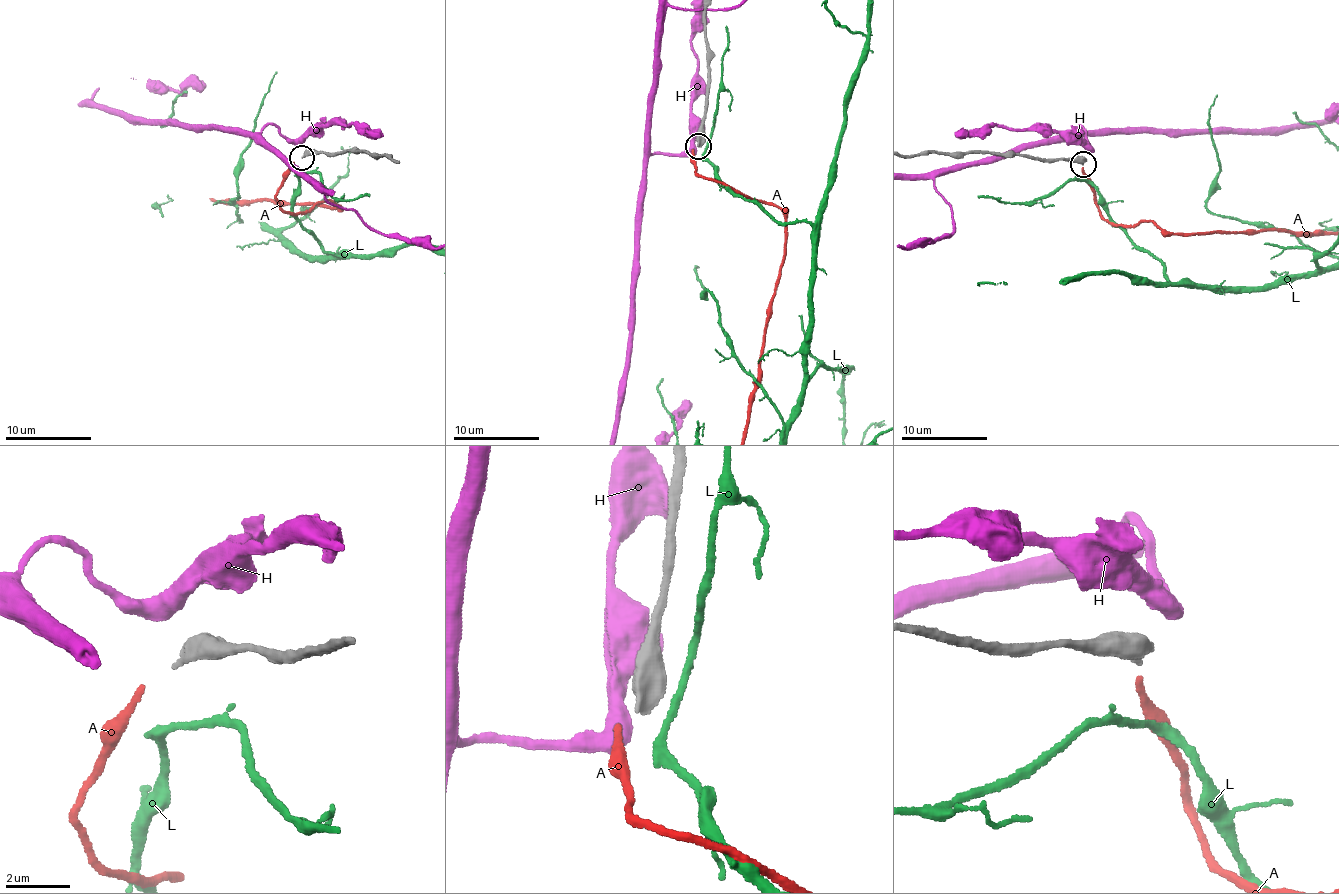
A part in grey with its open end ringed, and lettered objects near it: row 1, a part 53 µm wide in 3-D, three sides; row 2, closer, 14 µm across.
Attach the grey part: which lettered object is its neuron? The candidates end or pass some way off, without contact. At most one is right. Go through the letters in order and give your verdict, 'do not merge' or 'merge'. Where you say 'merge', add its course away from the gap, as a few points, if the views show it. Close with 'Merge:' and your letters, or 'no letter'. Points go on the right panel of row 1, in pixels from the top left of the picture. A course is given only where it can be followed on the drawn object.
A: merge
H: do not merge
L: do not merge
Merge: A

